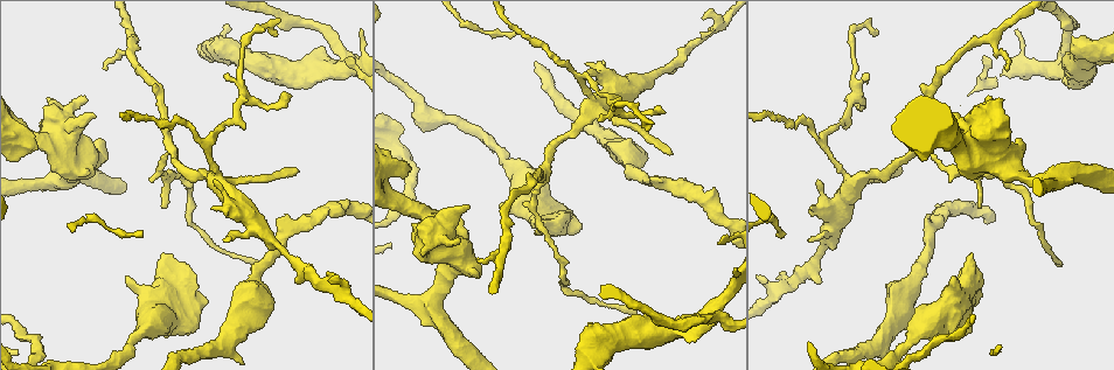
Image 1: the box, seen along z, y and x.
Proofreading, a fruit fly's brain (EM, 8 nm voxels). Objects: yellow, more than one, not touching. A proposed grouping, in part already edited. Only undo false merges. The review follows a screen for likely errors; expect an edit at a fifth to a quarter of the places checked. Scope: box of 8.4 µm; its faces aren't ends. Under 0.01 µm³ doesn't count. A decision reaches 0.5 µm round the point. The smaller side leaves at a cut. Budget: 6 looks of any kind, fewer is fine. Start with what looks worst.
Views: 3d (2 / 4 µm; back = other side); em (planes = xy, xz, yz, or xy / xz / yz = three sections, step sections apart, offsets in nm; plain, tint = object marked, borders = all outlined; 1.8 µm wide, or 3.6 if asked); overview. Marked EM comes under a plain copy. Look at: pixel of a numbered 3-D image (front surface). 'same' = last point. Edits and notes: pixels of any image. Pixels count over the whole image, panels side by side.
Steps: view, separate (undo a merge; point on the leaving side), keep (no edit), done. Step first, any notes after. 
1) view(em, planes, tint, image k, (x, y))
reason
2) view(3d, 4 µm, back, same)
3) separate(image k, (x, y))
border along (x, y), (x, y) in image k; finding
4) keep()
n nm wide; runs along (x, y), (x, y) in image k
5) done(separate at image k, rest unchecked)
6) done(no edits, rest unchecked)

view(em, planes, borders, image 1, (594, 106))
looks like a crossing

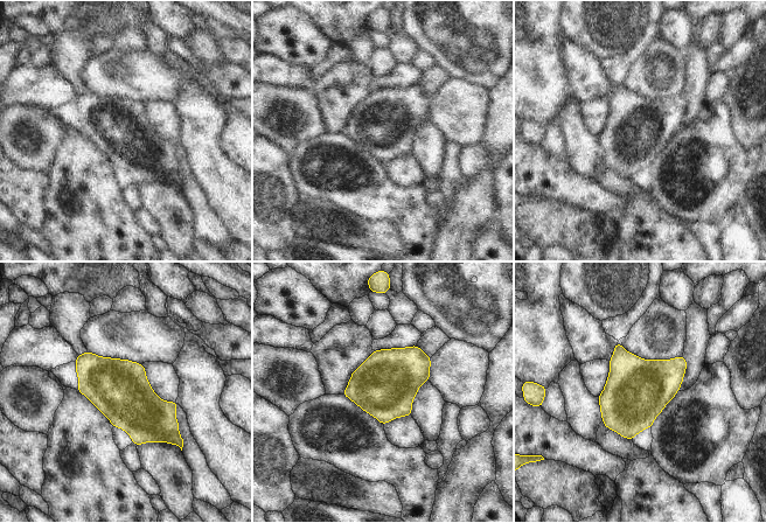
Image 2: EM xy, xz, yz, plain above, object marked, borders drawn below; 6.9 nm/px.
keep()
all the same cell

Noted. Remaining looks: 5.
view(3d, 4 µm, image 1, (779, 295))
branch point

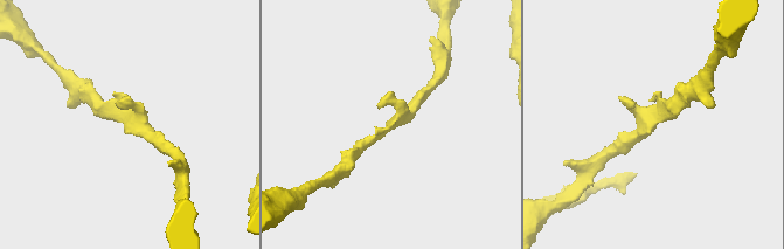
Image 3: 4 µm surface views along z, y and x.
view(em, planes, tint, image 3, (393, 125))
shape alone is not enough

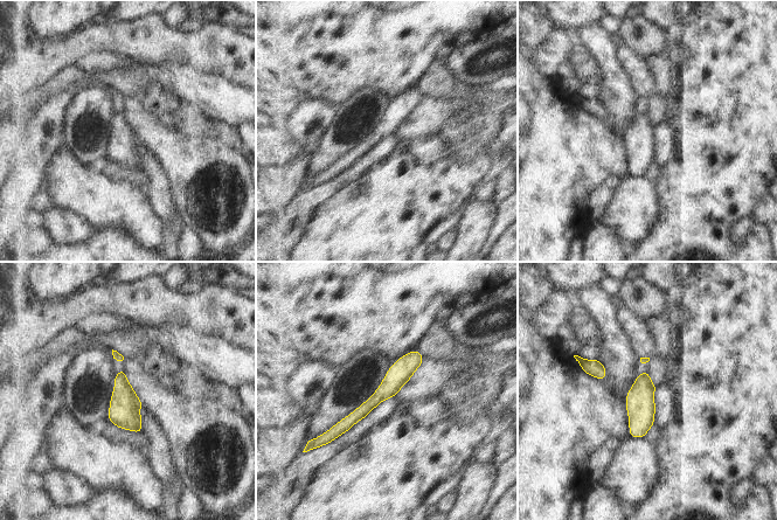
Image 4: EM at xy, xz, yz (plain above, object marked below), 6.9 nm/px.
keep()
160 nm wide; runs along (416, 354), (366, 408), (331, 434) in image 4; one cell here

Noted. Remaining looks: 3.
view(em, 3.6 µm, planes, tint, image 1, (63, 132))
calibre changes

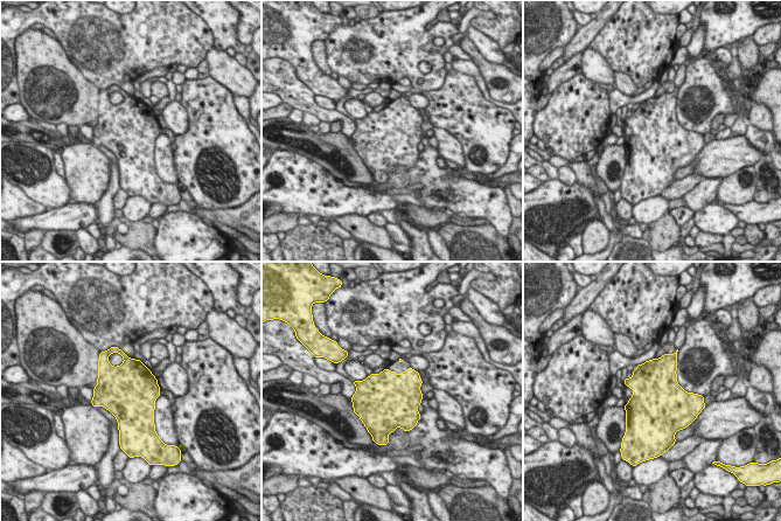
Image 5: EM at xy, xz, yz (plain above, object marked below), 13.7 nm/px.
keep()
750 nm wide; continuous, no second cell

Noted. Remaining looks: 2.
done(no edits, rest unchecked)

